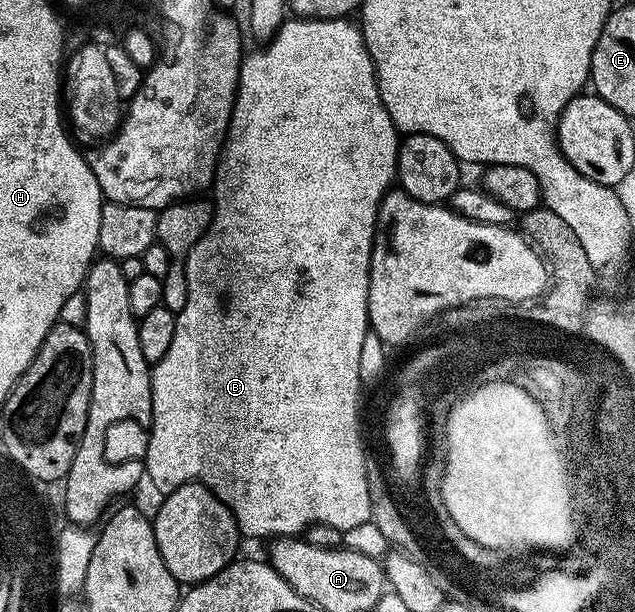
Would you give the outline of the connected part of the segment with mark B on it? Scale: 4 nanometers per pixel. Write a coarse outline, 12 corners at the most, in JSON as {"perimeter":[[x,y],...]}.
{"perimeter":[[357,22],[242,60],[146,475],[371,522],[400,132]]}

